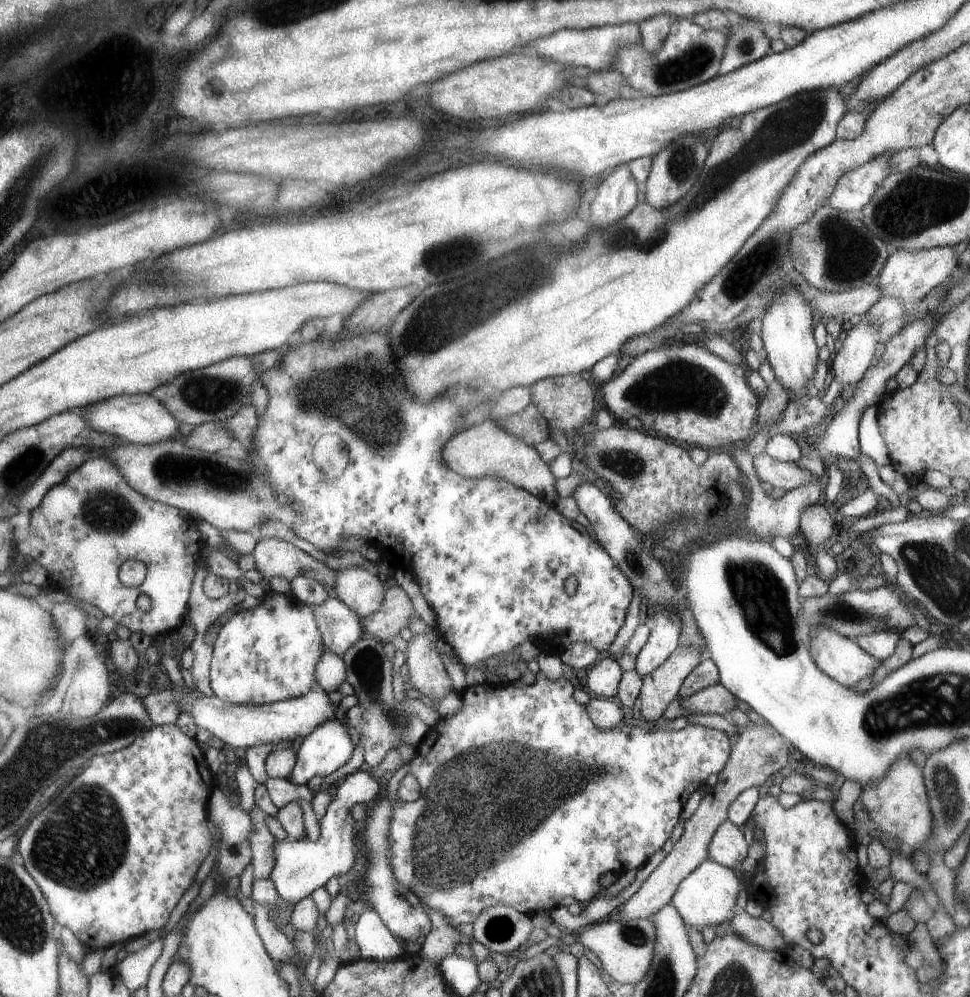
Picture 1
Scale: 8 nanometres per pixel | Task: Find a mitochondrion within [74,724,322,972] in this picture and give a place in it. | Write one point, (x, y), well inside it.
(235, 850)

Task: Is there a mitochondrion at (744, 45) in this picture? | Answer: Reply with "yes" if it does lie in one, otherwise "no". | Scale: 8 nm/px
yes

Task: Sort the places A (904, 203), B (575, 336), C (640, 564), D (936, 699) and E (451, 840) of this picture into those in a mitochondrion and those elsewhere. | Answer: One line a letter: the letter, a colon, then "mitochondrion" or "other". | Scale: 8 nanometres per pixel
A: mitochondrion
B: other
C: mitochondrion
D: mitochondrion
E: mitochondrion

